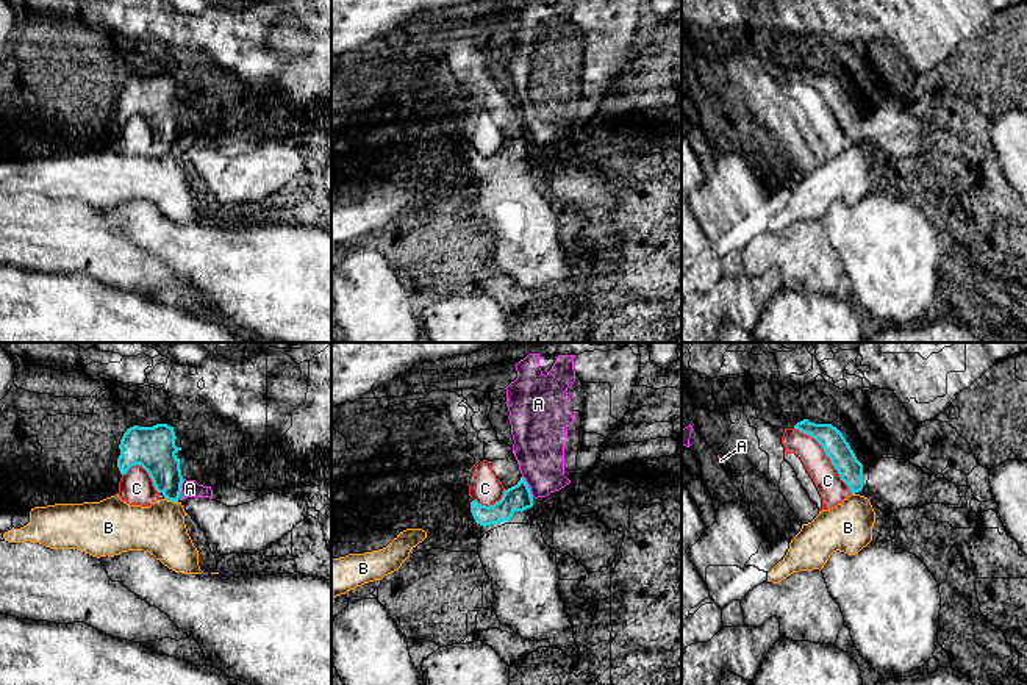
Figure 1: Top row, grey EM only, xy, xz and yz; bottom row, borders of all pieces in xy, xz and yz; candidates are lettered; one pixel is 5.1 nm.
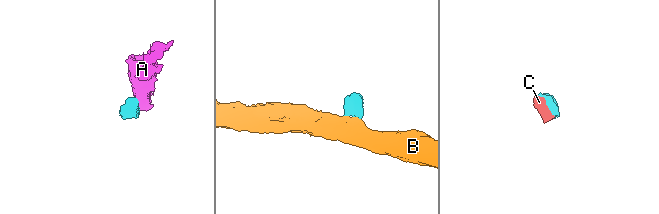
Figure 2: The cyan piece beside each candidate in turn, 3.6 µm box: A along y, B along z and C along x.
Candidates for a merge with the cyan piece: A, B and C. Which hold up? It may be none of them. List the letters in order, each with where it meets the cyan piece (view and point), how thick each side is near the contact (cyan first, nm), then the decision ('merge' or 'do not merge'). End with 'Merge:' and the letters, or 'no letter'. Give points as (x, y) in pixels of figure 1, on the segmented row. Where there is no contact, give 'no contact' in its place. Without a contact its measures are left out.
A: meets cyan in xz at (527, 487); 140 nm thick on the cyan side, 260 nm on the other; do not merge
B: meets cyan in xy at (171, 499); 190 nm thick on the cyan side, 260 nm on the other; do not merge
C: meets cyan in yz at (827, 455); 130 nm thick on the cyan side, 140 nm on the other; merge
Merge: C

